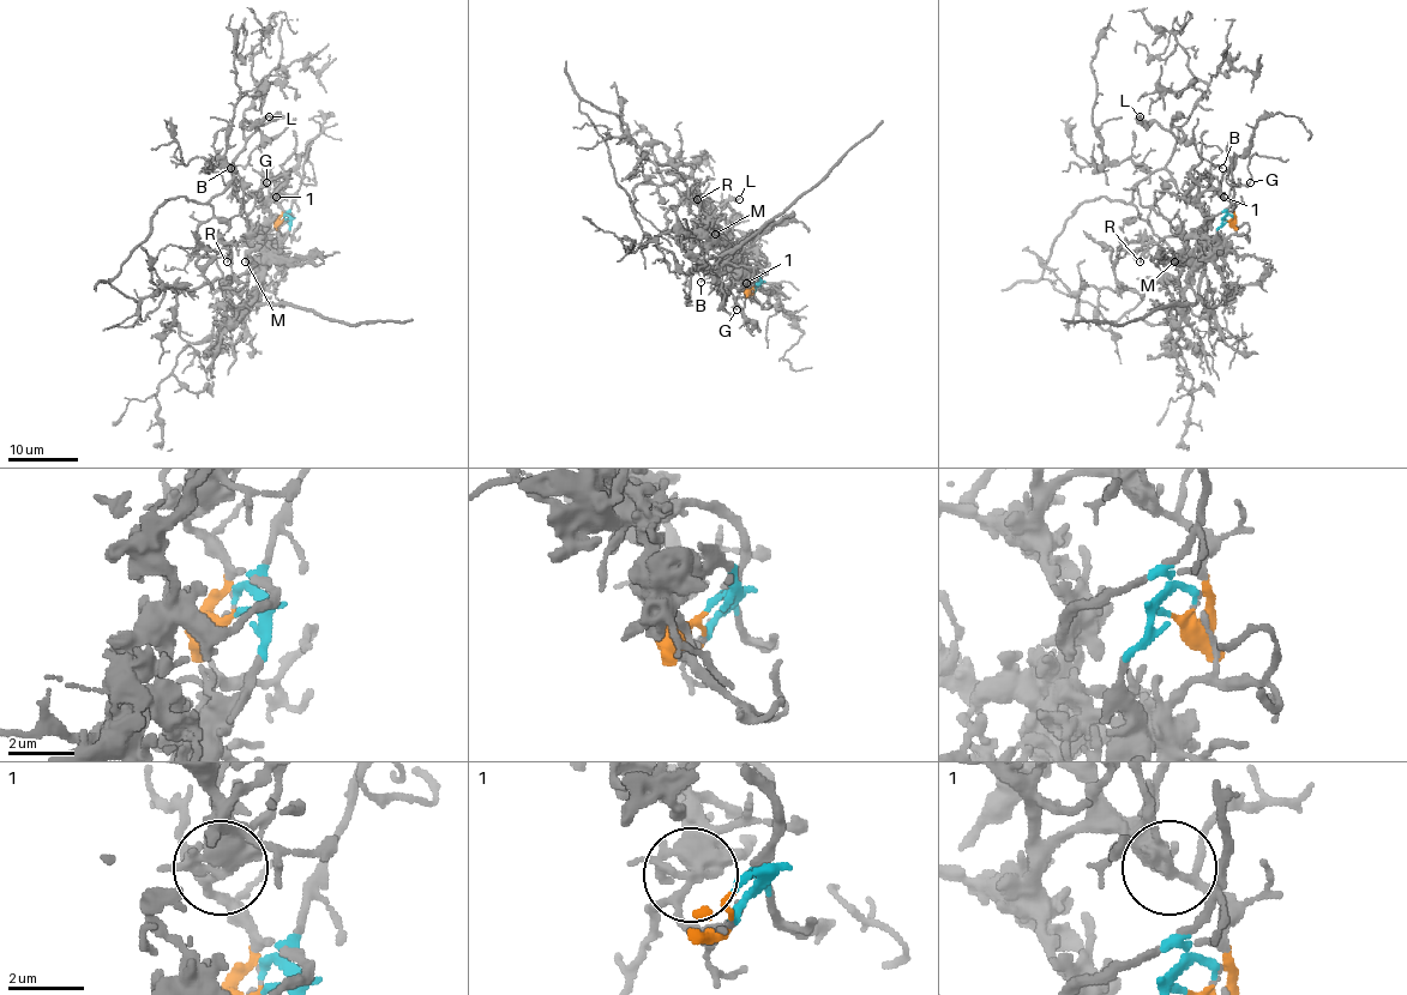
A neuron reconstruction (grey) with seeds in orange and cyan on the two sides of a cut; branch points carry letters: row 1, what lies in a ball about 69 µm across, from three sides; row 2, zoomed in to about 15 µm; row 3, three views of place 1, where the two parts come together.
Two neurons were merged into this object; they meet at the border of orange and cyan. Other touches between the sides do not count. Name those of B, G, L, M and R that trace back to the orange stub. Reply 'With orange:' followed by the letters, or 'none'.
With orange: B, G, L

